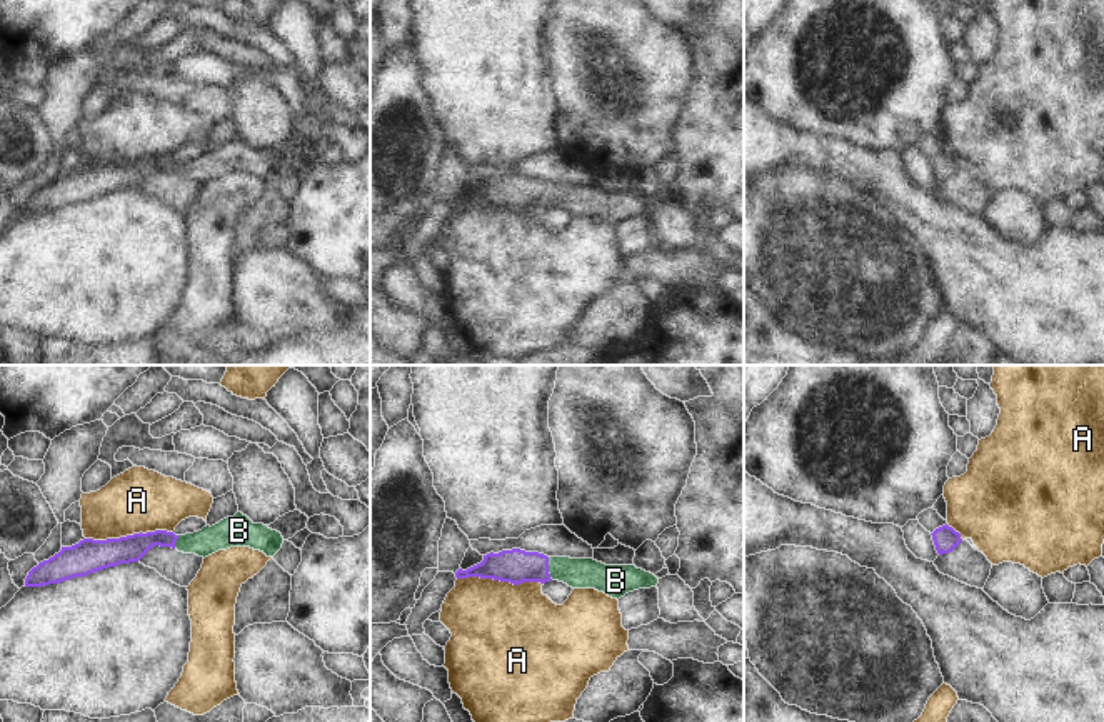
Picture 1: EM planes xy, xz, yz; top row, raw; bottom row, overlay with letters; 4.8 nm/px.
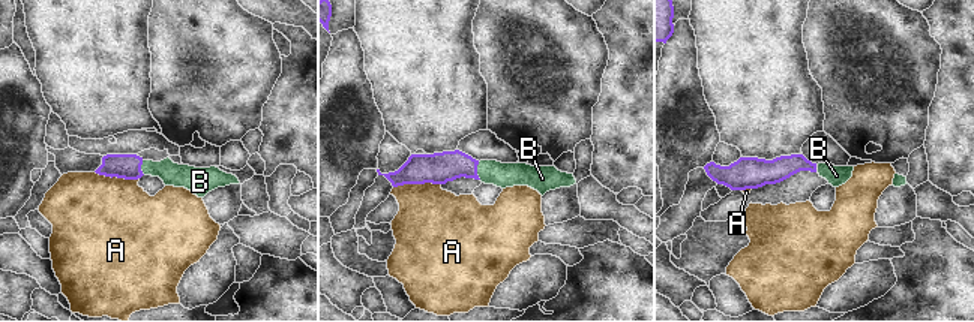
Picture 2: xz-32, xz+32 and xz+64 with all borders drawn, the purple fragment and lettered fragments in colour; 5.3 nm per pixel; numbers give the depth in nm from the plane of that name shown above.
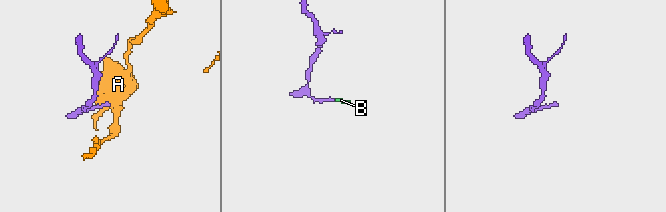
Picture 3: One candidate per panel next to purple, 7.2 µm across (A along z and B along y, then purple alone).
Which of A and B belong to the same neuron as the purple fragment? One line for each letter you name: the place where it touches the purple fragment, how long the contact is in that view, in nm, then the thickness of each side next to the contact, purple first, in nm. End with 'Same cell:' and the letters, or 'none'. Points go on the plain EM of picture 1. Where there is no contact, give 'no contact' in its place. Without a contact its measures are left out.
B: meets purple in xz at (547, 195); contact 110 nm long; 170 nm thick on the purple side, 140 nm on the other
Same cell: B

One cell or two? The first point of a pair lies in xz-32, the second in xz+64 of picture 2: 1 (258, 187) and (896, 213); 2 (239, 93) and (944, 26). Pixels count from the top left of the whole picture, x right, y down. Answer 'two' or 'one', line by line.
1: two
2: two

